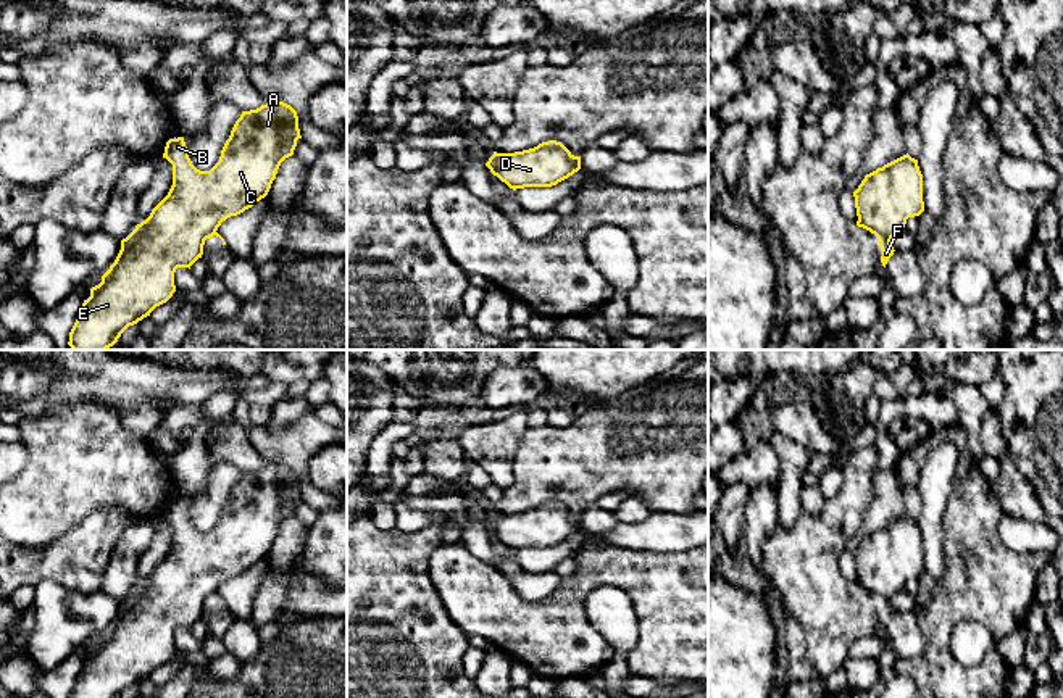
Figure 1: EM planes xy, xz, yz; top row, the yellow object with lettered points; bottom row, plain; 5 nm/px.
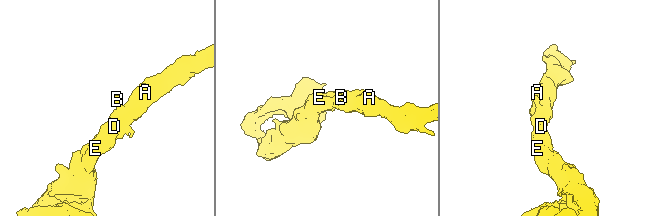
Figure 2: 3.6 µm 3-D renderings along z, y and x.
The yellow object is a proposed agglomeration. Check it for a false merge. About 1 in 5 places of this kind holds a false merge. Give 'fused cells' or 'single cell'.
fused cells

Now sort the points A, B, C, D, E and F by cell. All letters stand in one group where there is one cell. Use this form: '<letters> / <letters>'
A B C D E / F

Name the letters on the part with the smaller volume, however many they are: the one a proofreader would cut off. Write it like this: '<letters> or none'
F

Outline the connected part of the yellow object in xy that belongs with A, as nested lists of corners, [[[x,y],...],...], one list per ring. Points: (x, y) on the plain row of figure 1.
[[[269,463],[256,471],[242,472],[219,522],[210,532],[200,532],[192,526],[184,498],[169,500],[163,514],[173,526],[173,546],[168,556],[121,601],[115,624],[102,637],[102,643],[90,650],[69,698],[121,698],[129,687],[166,664],[176,653],[176,630],[190,630],[202,619],[205,601],[223,582],[244,574],[268,556],[281,524],[294,516],[298,500],[302,496],[297,472],[284,463]]]

